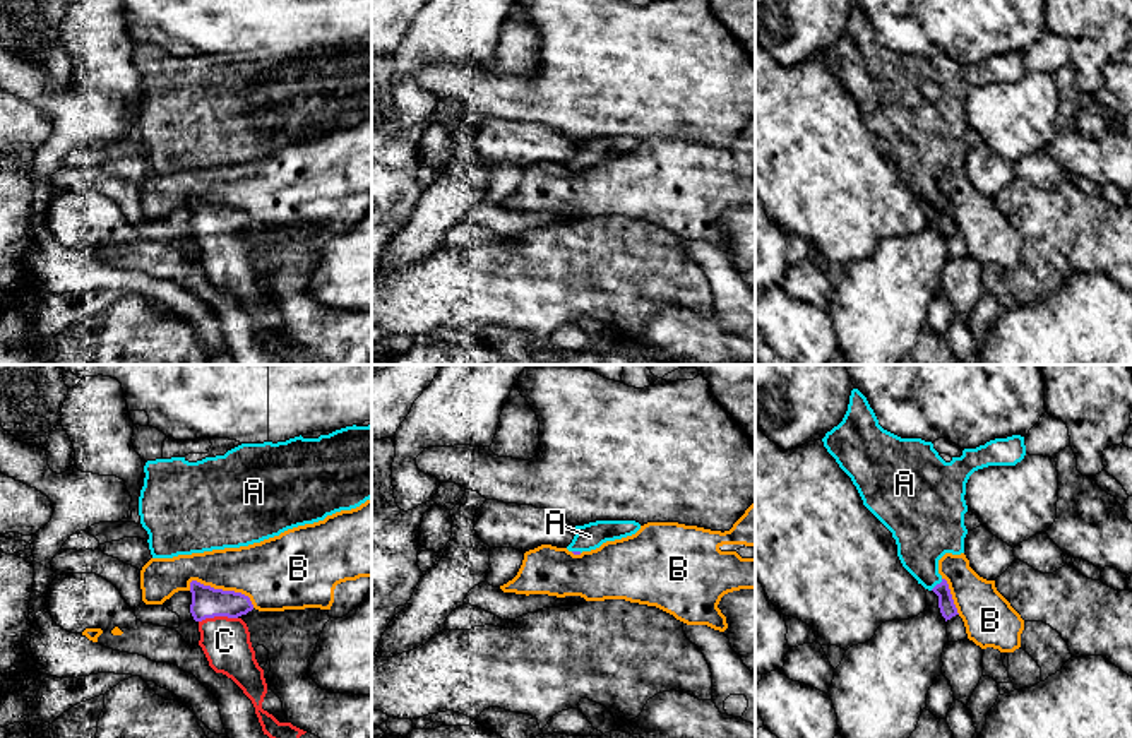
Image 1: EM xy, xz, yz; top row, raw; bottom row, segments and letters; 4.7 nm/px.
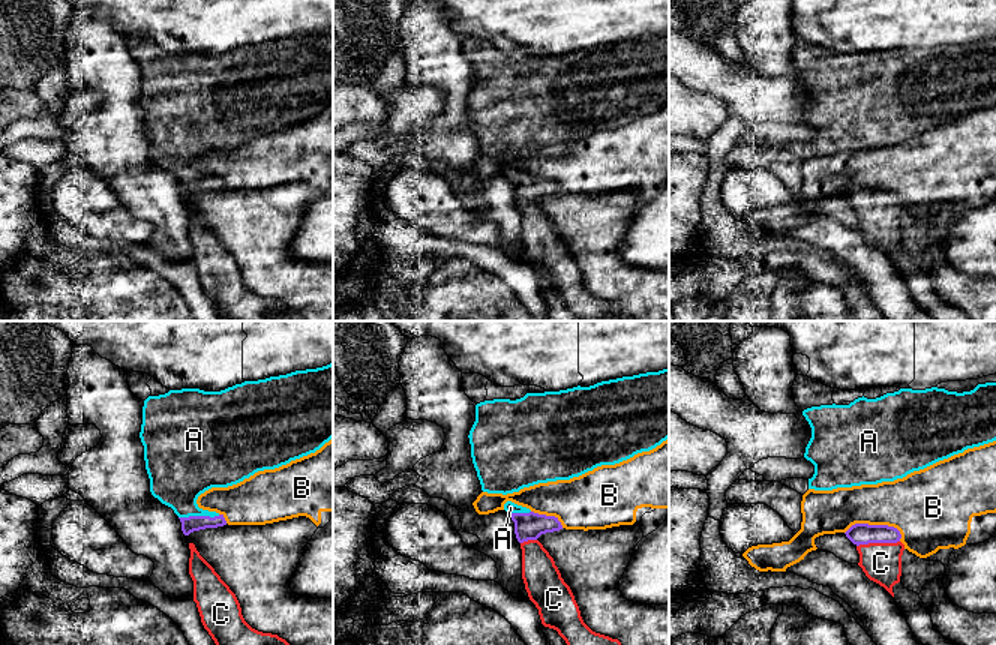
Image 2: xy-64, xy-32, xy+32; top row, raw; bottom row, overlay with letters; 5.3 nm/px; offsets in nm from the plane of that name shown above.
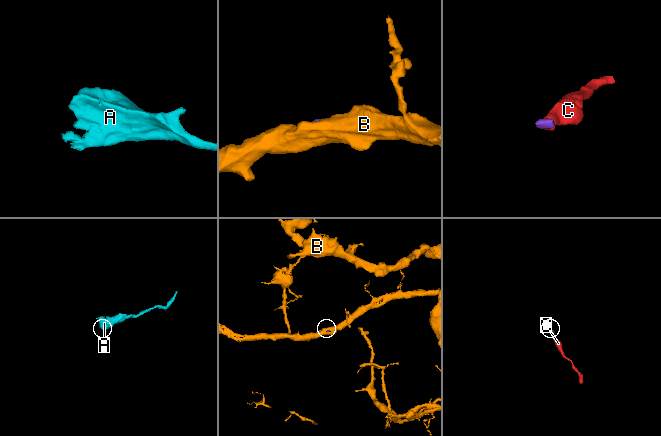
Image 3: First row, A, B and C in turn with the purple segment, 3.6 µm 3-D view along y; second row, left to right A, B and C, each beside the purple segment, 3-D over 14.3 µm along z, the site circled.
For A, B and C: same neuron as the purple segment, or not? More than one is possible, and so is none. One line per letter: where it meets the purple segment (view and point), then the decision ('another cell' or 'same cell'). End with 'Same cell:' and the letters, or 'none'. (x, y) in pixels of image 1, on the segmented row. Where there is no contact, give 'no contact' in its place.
A: contact yz (937, 584); same cell
B: contact xy (221, 589); another cell
C: contact xy (218, 615); same cell
Same cell: A, C

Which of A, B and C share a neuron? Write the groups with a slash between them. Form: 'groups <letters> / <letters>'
groups A C / B

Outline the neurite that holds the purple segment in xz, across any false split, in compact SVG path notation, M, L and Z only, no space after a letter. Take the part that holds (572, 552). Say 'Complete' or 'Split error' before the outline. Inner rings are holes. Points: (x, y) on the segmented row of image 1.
Split error. M596 521L584 526L575 526L575 536L567 546L574 555L599 548L606 541L622 539L635 534L640 524L635 521Z

